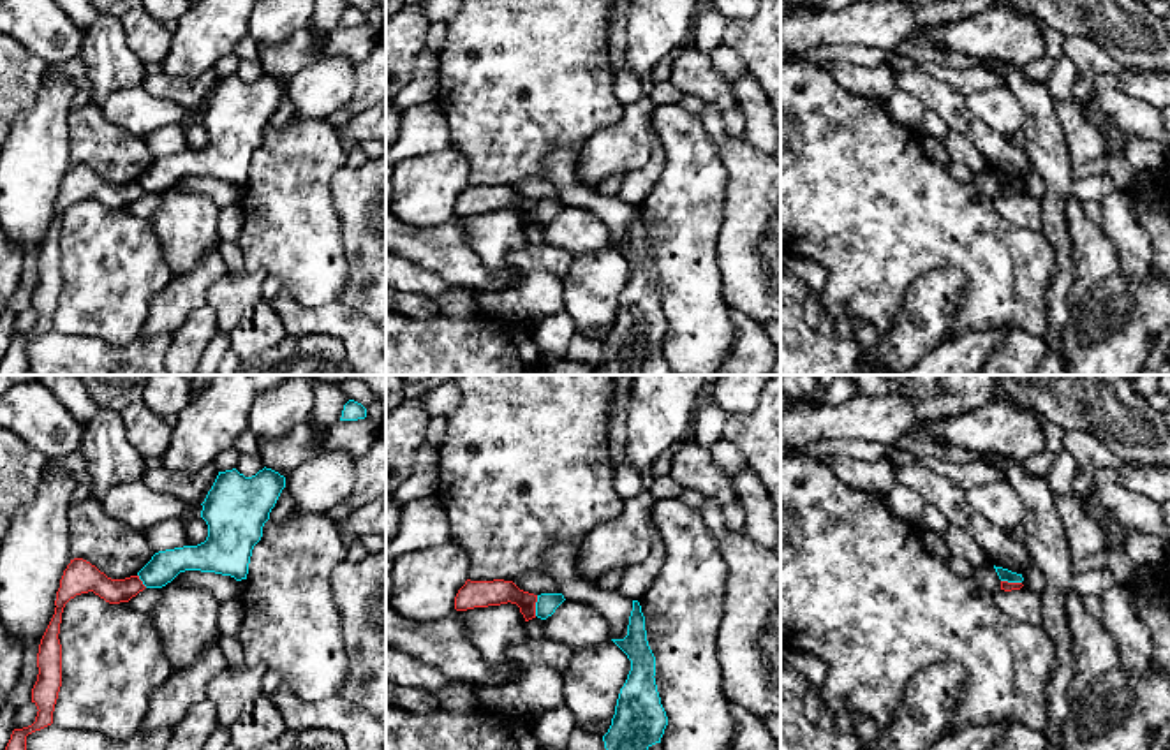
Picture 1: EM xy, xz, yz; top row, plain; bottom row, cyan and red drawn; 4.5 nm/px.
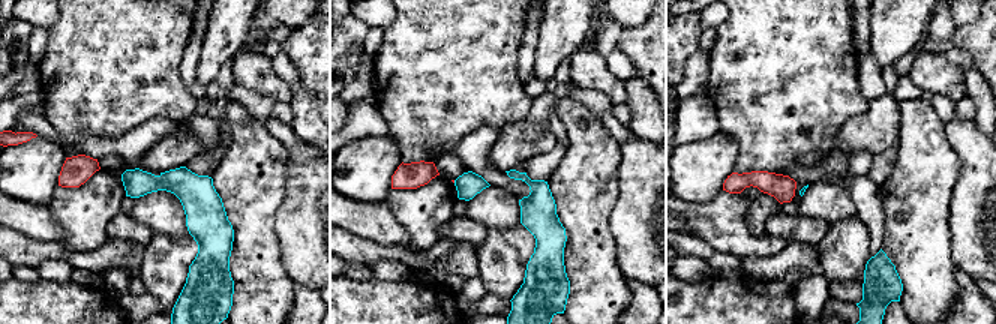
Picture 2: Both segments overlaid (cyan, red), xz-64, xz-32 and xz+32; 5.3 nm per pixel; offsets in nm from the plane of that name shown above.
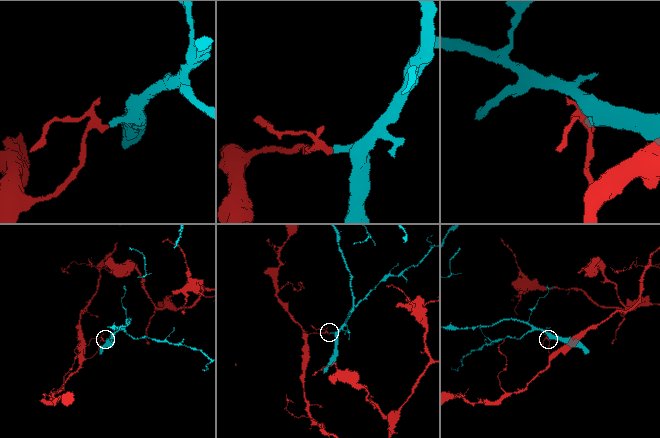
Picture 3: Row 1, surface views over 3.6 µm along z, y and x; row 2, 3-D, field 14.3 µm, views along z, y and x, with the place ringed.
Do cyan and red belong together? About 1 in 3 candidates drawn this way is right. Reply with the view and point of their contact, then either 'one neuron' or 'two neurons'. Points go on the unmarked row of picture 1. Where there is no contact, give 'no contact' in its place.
xz (536, 212) | two neurons

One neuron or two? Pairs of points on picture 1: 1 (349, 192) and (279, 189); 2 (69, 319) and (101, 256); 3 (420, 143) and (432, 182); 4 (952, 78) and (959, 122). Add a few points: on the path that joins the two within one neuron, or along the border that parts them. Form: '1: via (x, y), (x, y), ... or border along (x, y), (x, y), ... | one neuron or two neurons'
1: border along (344, 164), (330, 182), (339, 231) | two neurons
2: via (85, 303), (101, 287), (101, 272) | one neuron
3: border along (450, 145), (409, 155), (404, 161) | two neurons
4: border along (917, 69), (948, 83), (964, 97) | two neurons

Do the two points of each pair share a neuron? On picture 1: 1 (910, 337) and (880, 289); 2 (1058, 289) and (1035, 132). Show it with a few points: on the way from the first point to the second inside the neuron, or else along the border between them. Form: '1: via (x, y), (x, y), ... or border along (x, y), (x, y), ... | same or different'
1: border along (917, 279), (896, 324), (880, 338) | different
2: via (1063, 250), (1054, 229), (1054, 171) | same

